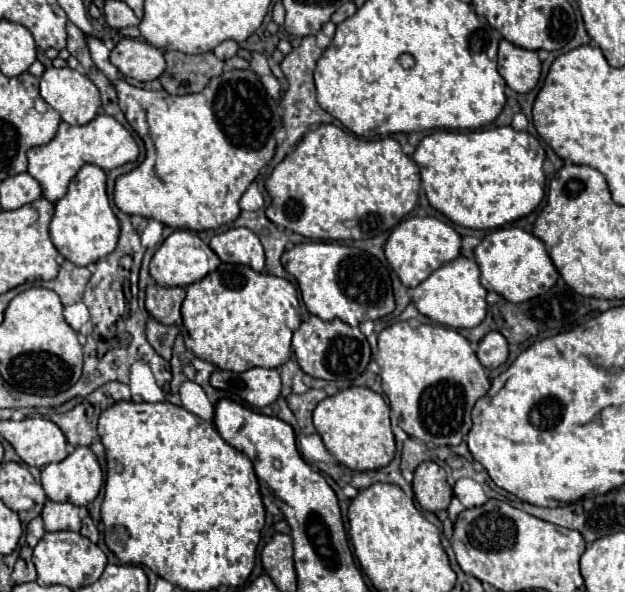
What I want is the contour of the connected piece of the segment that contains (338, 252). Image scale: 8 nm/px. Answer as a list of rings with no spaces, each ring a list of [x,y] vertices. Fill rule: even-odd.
[[[306,241],[285,251],[281,263],[297,279],[309,313],[323,321],[341,319],[351,327],[359,327],[359,323],[381,319],[395,309],[389,269],[367,251],[335,241]]]

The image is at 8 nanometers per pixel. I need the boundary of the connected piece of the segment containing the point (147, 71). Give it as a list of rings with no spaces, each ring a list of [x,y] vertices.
[[[121,39],[111,51],[111,63],[121,75],[137,81],[153,81],[165,69],[163,51],[139,39]]]

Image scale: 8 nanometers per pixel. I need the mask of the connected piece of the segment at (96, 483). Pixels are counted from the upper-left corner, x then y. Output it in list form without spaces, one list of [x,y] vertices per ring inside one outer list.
[[[75,447],[61,463],[51,463],[41,469],[41,485],[51,501],[71,501],[73,505],[89,505],[103,487],[103,471],[91,449]]]

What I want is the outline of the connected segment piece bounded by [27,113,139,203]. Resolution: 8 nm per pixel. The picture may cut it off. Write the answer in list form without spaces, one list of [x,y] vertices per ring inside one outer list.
[[[101,113],[93,121],[89,121],[87,125],[61,123],[55,139],[47,145],[29,149],[27,157],[29,157],[27,173],[43,185],[43,197],[49,199],[51,203],[55,203],[67,193],[67,187],[69,187],[71,179],[77,175],[77,171],[83,165],[95,163],[101,169],[109,171],[109,169],[121,167],[125,163],[137,161],[139,147],[137,147],[133,135],[115,117]]]

